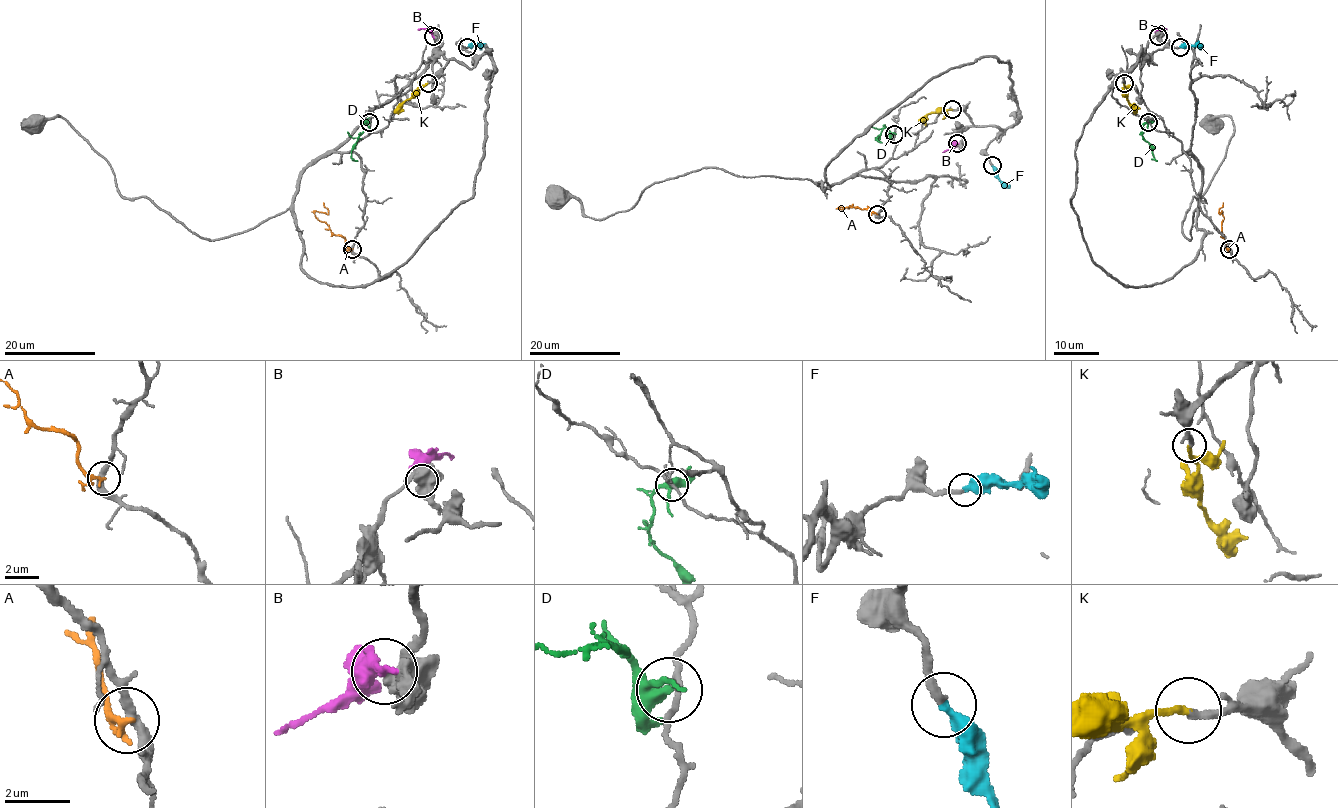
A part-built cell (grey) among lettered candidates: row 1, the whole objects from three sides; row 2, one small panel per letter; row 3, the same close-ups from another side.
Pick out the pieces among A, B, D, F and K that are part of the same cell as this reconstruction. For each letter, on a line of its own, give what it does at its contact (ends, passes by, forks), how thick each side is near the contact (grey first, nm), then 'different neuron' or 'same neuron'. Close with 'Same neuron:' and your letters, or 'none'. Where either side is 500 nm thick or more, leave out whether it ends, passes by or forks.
A: it passes by | 340/170 nm | different neuron
B: 650/280 nm | different neuron
D: it forks | 150/280 nm | different neuron
F: it ends | 240/400 nm | same neuron
K: it ends | 280/240 nm | same neuron
Same neuron: F, K

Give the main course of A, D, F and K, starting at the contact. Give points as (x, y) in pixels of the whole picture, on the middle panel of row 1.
A: (877, 214), (868, 209), (839, 209), (852, 204), (847, 209)
D: (894, 134), (884, 128), (876, 138), (881, 143)
F: (992, 165), (995, 176), (1010, 186)
K: (952, 110), (930, 112), (918, 121)

